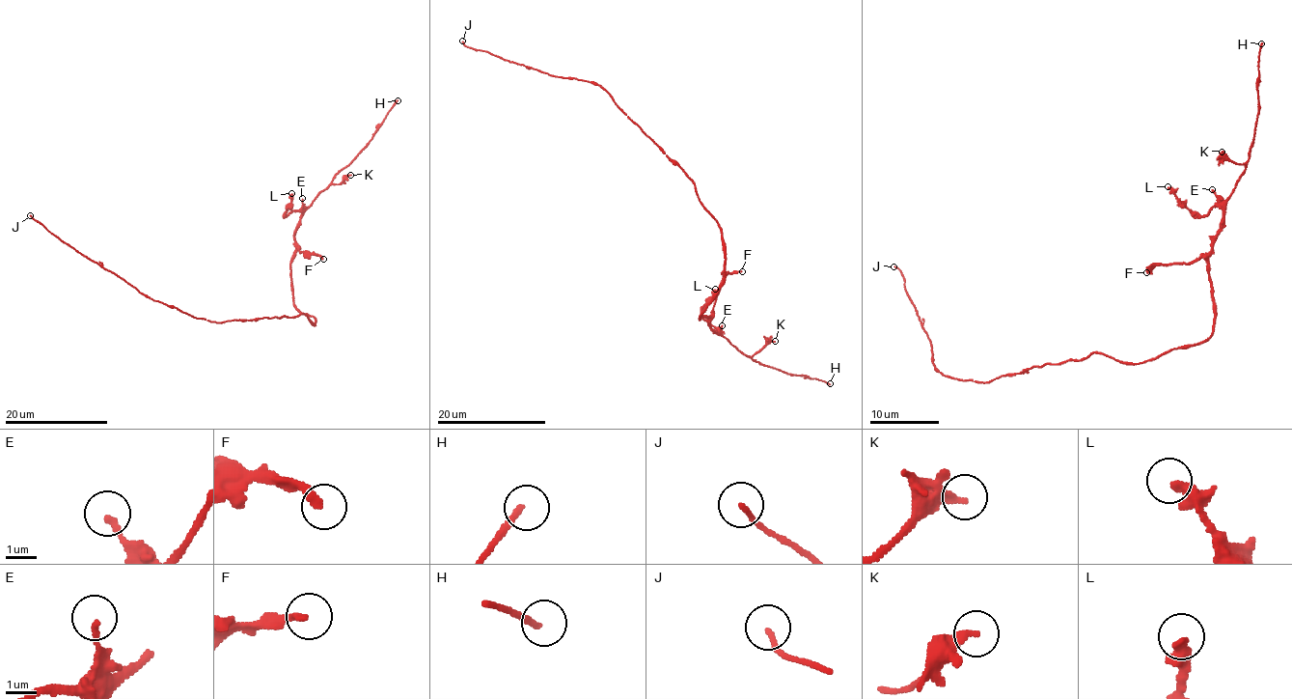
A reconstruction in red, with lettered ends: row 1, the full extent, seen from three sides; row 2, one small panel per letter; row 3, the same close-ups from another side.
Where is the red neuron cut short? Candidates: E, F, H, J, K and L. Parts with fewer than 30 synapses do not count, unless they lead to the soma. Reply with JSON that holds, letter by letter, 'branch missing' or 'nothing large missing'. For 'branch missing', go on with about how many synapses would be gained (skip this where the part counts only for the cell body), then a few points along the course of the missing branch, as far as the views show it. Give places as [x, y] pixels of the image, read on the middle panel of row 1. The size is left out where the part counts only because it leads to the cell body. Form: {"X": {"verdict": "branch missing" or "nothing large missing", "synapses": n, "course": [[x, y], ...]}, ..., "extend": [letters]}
{"E": {"verdict": "nothing large missing"}, "F": {"verdict": "nothing large missing"}, "H": {"verdict": "branch missing", "synapses": 60}, "J": {"verdict": "nothing large missing"}, "K": {"verdict": "nothing large missing"}, "L": {"verdict": "nothing large missing"}, "extend": ["H"]}

